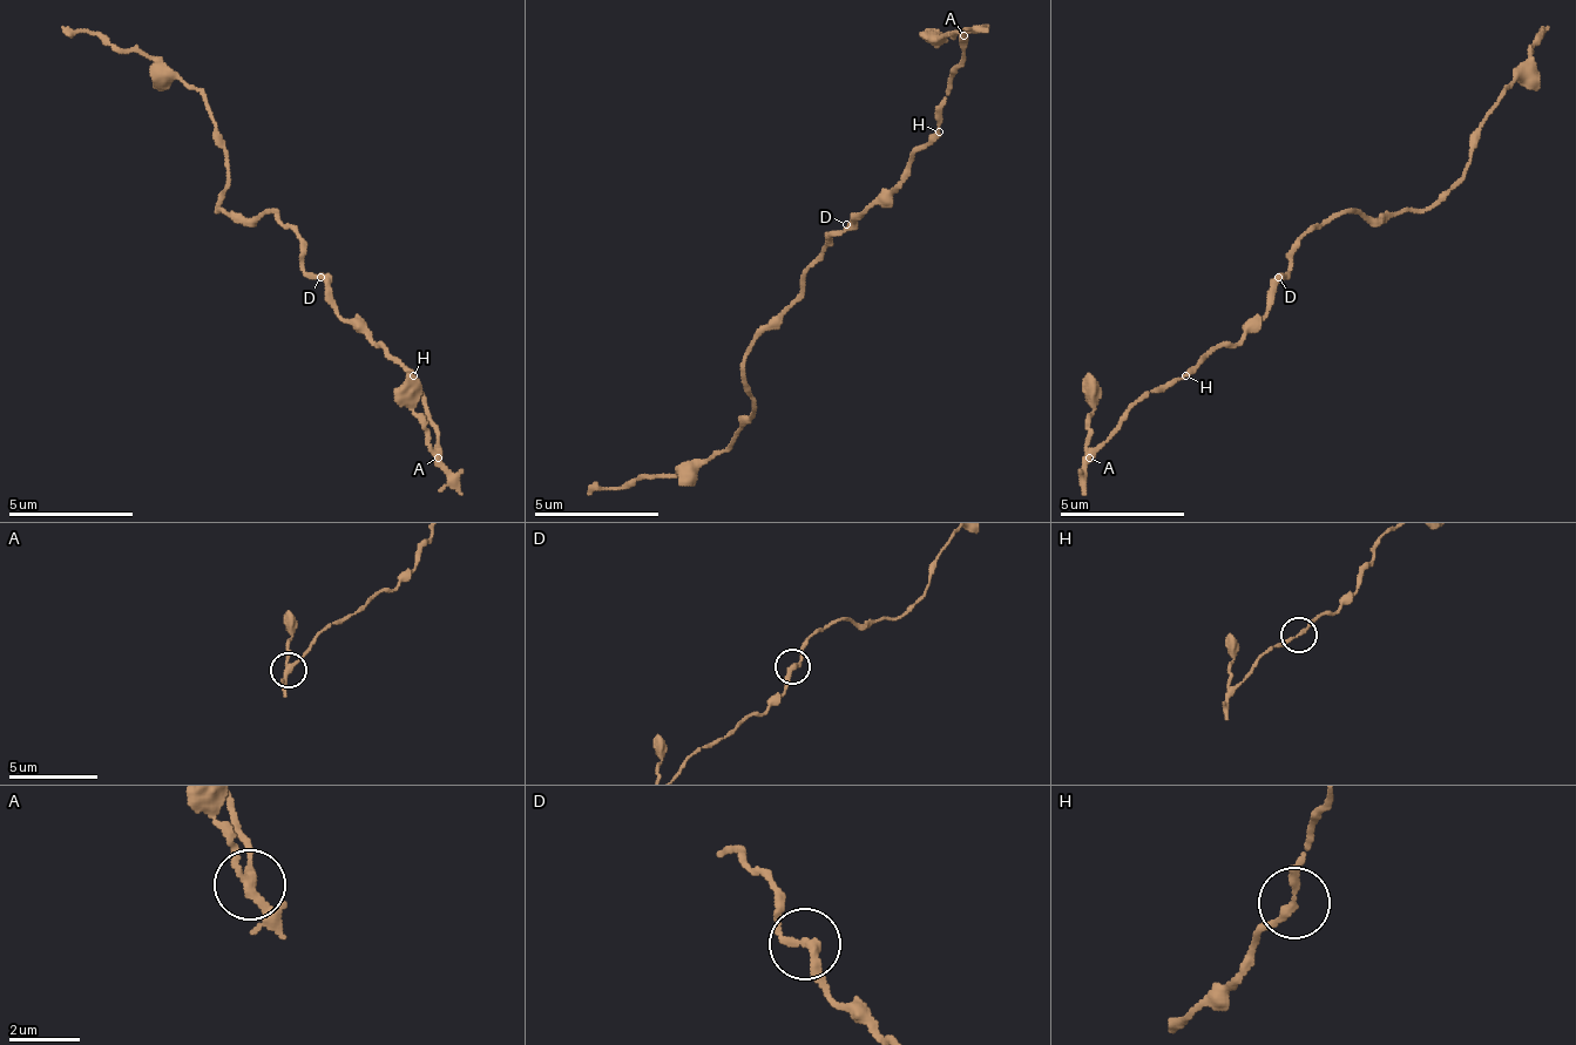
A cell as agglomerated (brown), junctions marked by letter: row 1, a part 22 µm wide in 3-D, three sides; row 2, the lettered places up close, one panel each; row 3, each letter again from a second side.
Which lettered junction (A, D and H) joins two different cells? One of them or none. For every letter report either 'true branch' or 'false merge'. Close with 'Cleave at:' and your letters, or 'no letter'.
A: false merge
D: true branch
H: true branch
Cleave at: A

